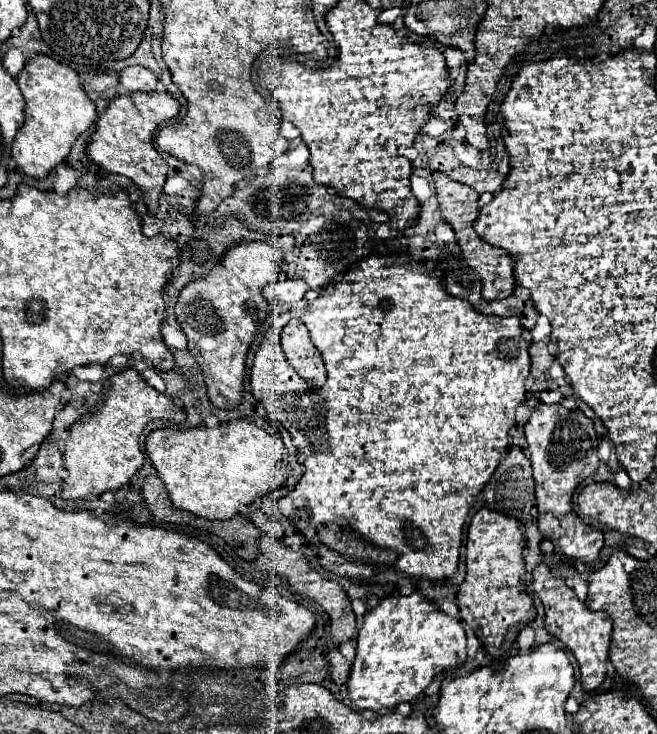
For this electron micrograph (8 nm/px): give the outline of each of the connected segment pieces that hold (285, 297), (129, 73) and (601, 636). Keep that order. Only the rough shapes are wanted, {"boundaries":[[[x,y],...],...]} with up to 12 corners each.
{"boundaries":[[[277,280],[263,294],[271,306],[303,300],[303,280]],[[143,66],[121,70],[127,92],[155,92],[157,78]],[[545,564],[533,570],[545,628],[577,658],[585,692],[605,678],[611,618]]]}

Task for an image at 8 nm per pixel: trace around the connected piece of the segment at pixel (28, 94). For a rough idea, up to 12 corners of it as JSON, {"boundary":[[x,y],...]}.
{"boundary":[[43,54],[17,86],[11,156],[41,180],[95,122],[75,70]]}

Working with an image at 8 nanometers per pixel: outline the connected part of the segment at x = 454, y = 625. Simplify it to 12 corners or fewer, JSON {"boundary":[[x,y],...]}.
{"boundary":[[419,594],[365,616],[347,682],[395,710],[467,660],[465,630]]}

